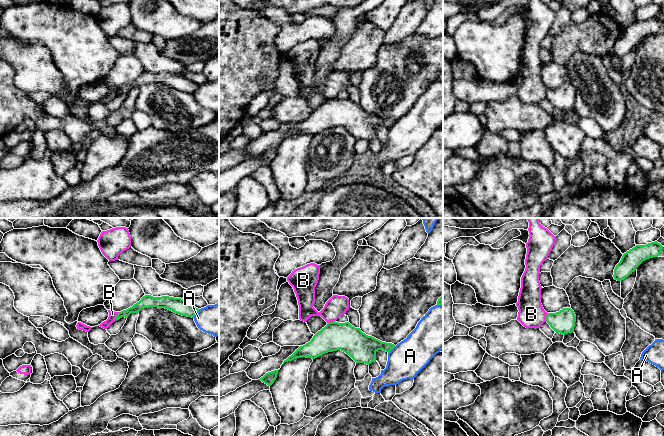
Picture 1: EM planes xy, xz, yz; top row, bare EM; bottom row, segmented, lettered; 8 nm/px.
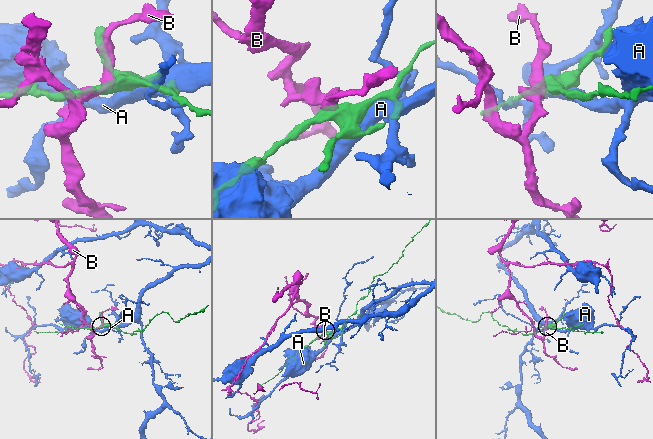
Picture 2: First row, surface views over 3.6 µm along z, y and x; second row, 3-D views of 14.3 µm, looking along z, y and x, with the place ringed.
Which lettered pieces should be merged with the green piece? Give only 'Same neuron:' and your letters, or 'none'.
Same neuron: none

